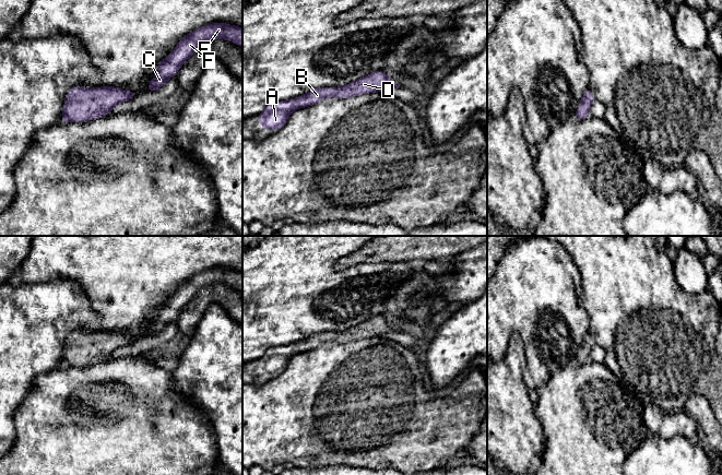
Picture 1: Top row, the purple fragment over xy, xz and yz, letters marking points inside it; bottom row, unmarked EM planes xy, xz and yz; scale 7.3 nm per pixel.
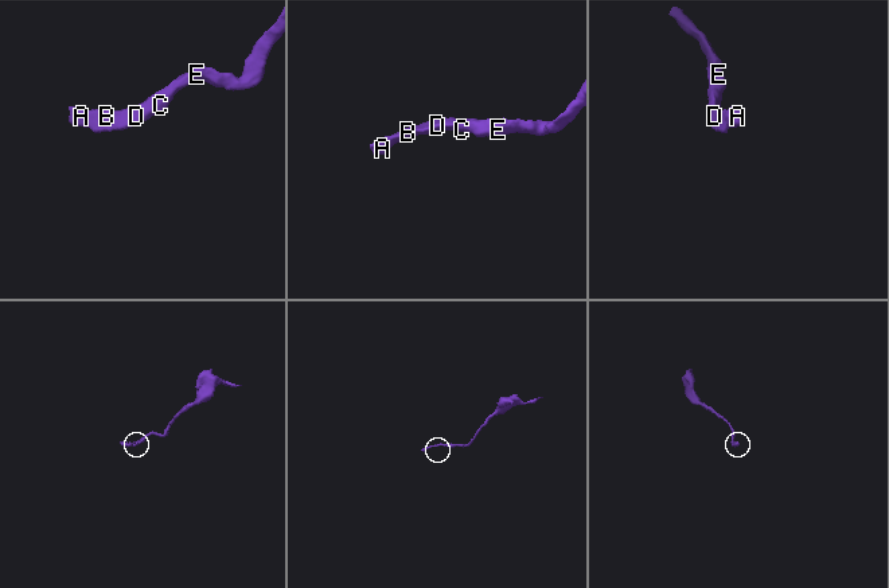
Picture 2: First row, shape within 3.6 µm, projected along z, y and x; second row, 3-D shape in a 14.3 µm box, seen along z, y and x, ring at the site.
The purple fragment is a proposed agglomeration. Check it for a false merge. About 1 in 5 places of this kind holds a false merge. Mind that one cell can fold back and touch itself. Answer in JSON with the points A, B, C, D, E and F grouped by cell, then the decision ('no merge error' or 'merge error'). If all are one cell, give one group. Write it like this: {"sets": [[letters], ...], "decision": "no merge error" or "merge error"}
{"sets": [["A", "B", "C", "D", "E", "F"]], "decision": "no merge error"}

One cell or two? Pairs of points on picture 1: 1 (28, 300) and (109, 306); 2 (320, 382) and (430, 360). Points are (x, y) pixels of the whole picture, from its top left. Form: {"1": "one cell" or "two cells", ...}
{"1": "two cells", "2": "two cells"}

